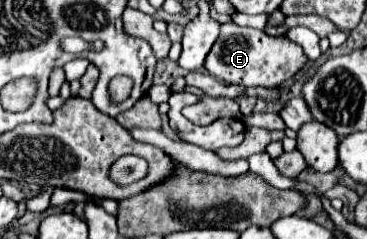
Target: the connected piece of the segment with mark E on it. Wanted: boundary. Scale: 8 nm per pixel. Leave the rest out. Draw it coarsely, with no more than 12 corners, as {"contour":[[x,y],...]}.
{"contour":[[229,21],[205,69],[279,87],[309,59],[287,37]]}

